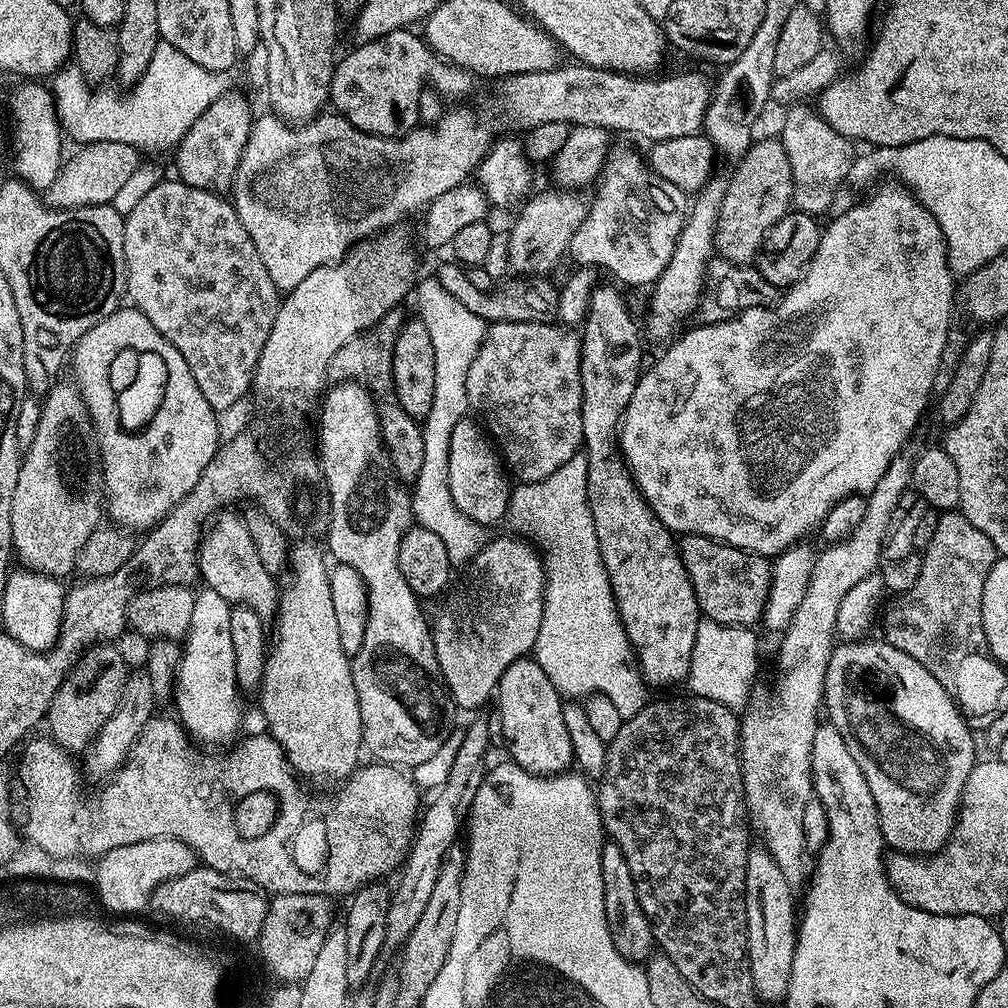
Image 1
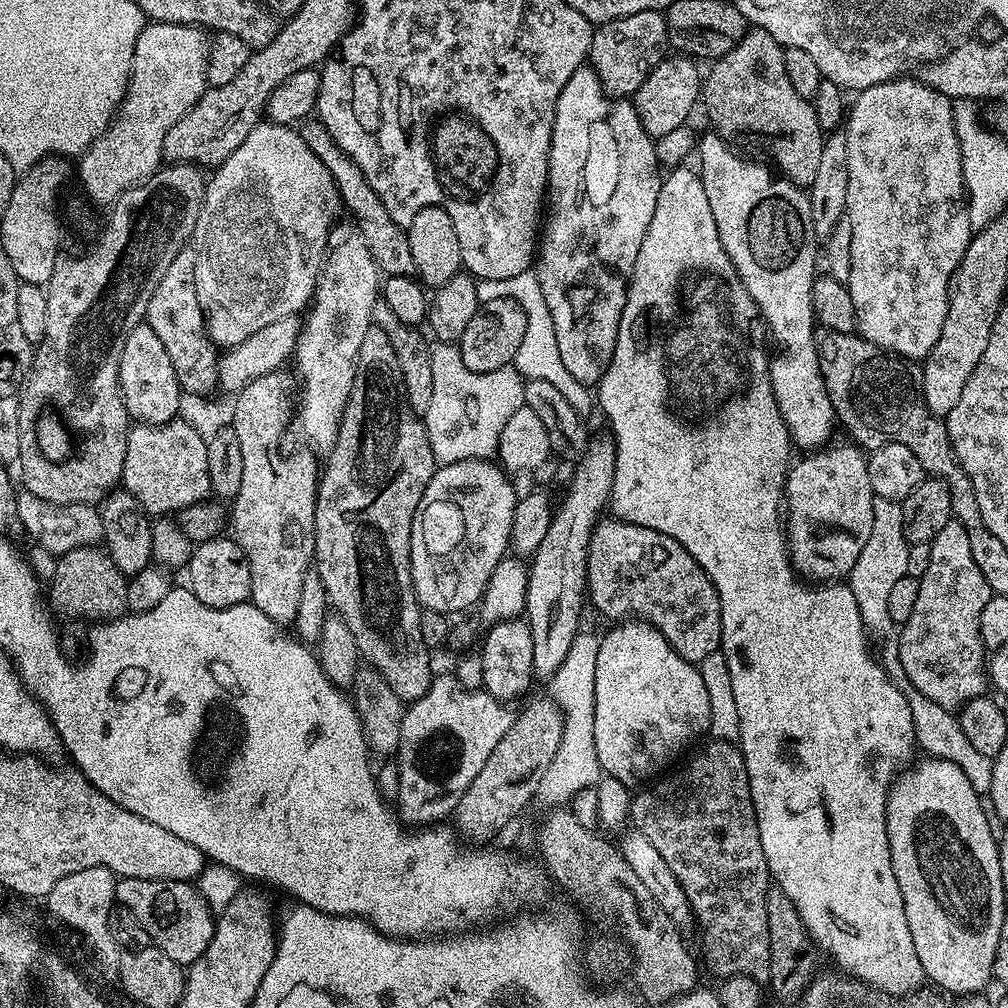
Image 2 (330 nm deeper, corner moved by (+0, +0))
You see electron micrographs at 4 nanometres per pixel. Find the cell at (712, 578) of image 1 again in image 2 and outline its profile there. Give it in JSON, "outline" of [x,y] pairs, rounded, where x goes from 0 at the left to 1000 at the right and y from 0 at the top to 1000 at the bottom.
{"outline":[[[610,514],[596,515],[587,528],[583,543],[581,591],[585,599],[588,599],[601,614],[607,615],[603,617],[634,613],[648,619],[659,630],[661,637],[665,637],[668,645],[686,659],[693,660],[695,655],[714,646],[716,605],[708,577],[704,577],[696,562],[692,562],[692,558],[685,554],[685,550],[677,541],[653,526],[645,526],[641,522]]]}

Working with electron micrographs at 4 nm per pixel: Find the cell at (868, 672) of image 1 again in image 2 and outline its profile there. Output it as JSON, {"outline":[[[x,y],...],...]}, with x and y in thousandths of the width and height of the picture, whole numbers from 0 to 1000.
{"outline":[[[917,752],[915,754],[917,755],[915,755],[913,759],[910,757],[904,764],[898,764],[892,767],[892,769],[886,773],[885,781],[881,784],[881,795],[879,796],[879,827],[881,828],[881,834],[883,835],[883,855],[885,856],[885,862],[887,863],[887,871],[891,871],[891,883],[895,883],[895,899],[899,903],[899,915],[903,919],[903,931],[907,931],[907,946],[911,946],[911,954],[915,954],[915,962],[917,963],[918,969],[920,969],[922,973],[926,972],[926,974],[934,980],[932,981],[934,985],[939,986],[938,984],[945,984],[945,986],[948,987],[948,990],[959,990],[965,986],[975,985],[977,983],[976,979],[978,979],[979,976],[982,976],[982,973],[984,972],[984,959],[986,958],[986,946],[990,942],[990,927],[994,927],[994,911],[998,907],[998,901],[996,901],[996,885],[998,885],[998,879],[994,875],[992,839],[989,826],[984,826],[984,817],[980,814],[981,807],[978,805],[978,802],[978,807],[976,807],[976,802],[972,799],[974,790],[967,786],[966,781],[962,778],[962,774],[958,772],[958,768],[956,768],[944,755],[930,754],[926,752]]]}

